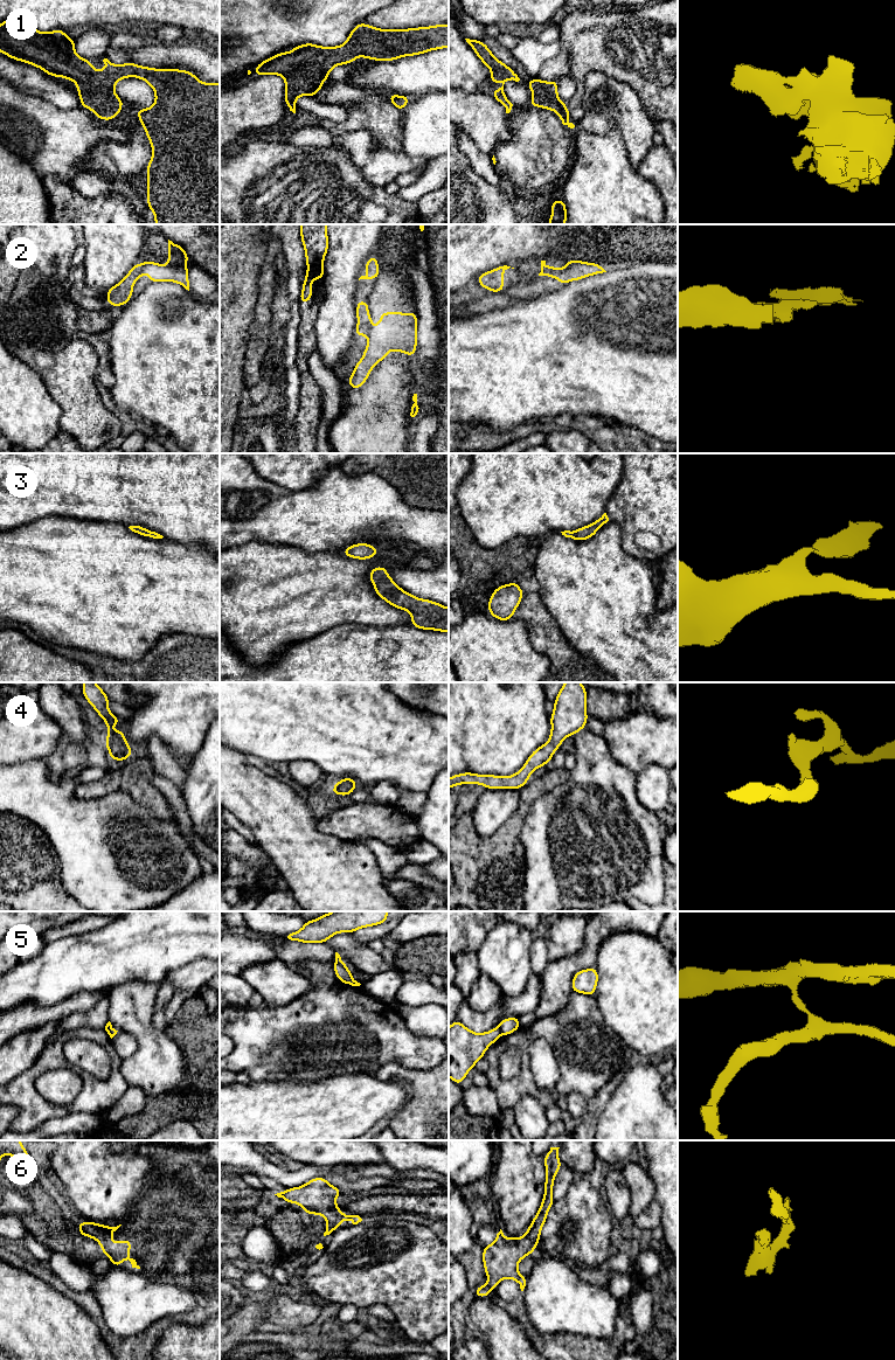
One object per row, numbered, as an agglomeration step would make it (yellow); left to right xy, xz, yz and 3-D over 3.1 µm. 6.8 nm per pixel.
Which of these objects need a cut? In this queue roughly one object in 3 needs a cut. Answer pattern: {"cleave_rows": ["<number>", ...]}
{"cleave_rows": ["2", "5"]}

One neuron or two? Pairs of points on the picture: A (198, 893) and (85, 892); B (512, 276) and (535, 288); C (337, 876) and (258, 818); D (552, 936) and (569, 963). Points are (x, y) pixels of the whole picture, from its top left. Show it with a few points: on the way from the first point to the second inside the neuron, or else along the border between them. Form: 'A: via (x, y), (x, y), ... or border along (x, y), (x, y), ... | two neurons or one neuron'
A: border along (200, 876), (168, 899) | two neurons
B: border along (514, 268), (518, 278), (504, 290) | two neurons
C: via (317, 866), (278, 827) | one neuron
D: border along (584, 937), (584, 944), (578, 951), (549, 960) | two neurons

